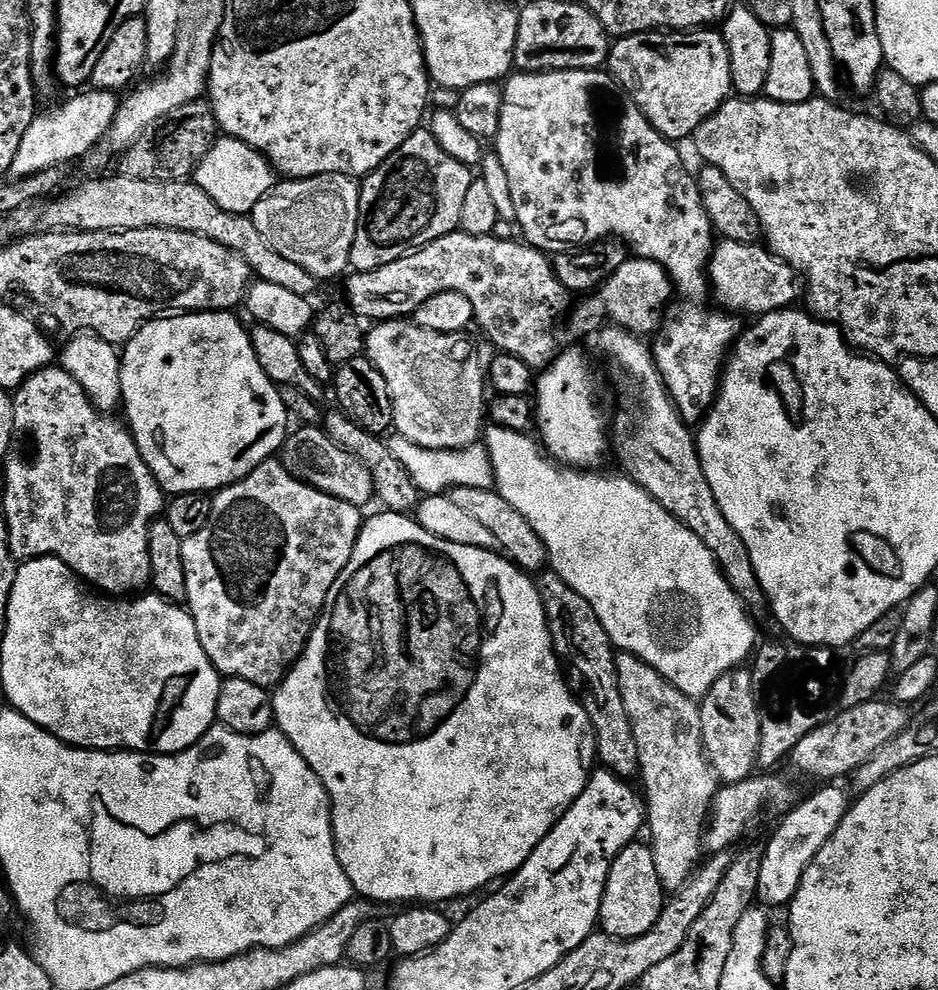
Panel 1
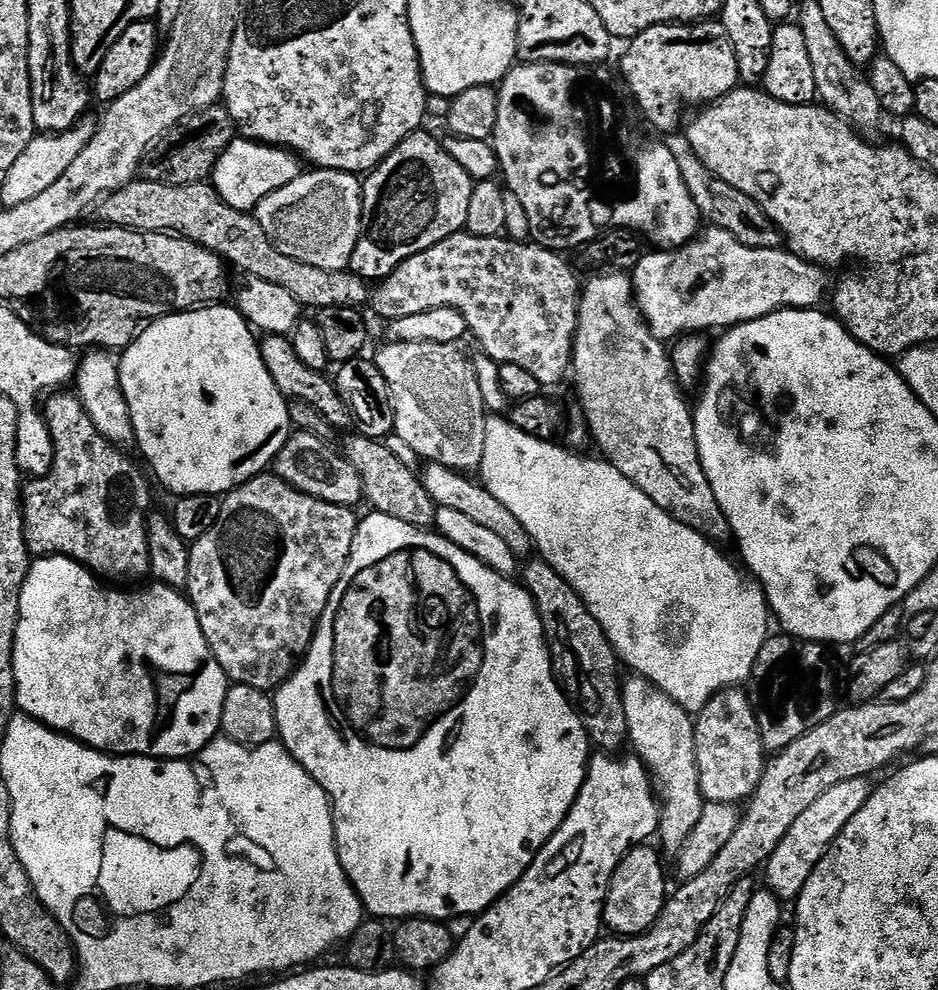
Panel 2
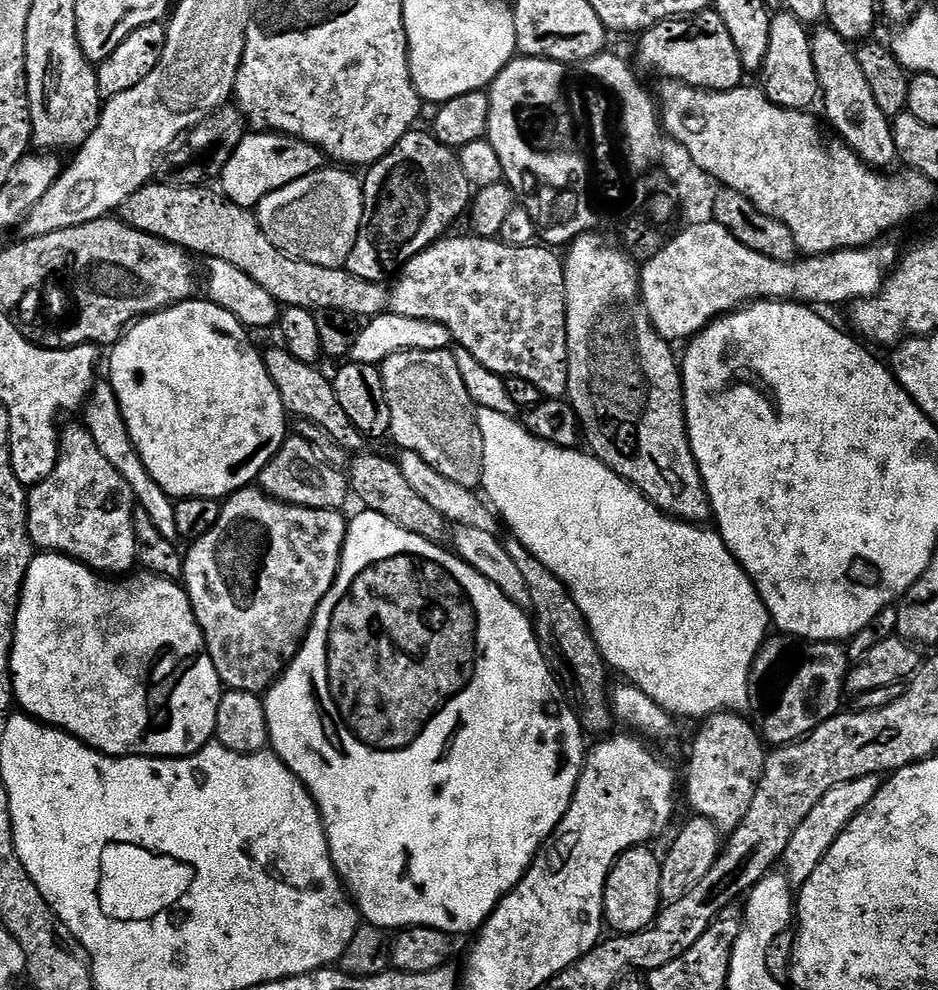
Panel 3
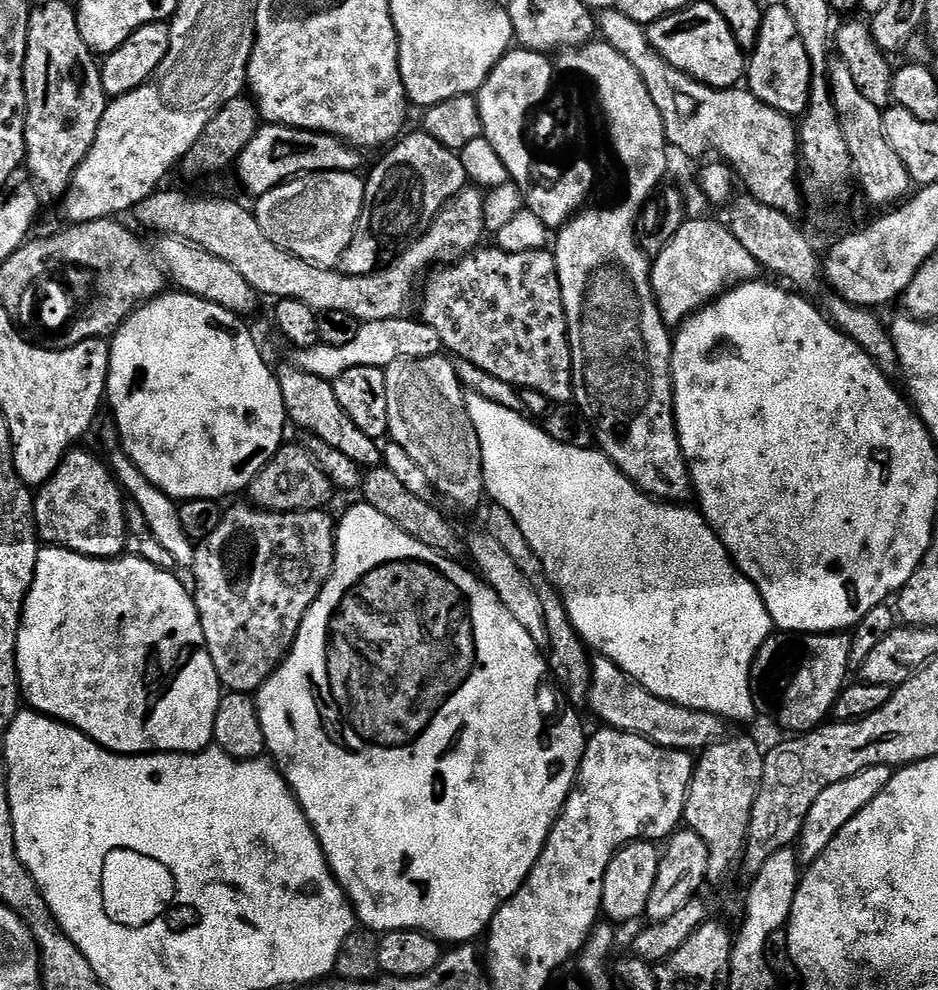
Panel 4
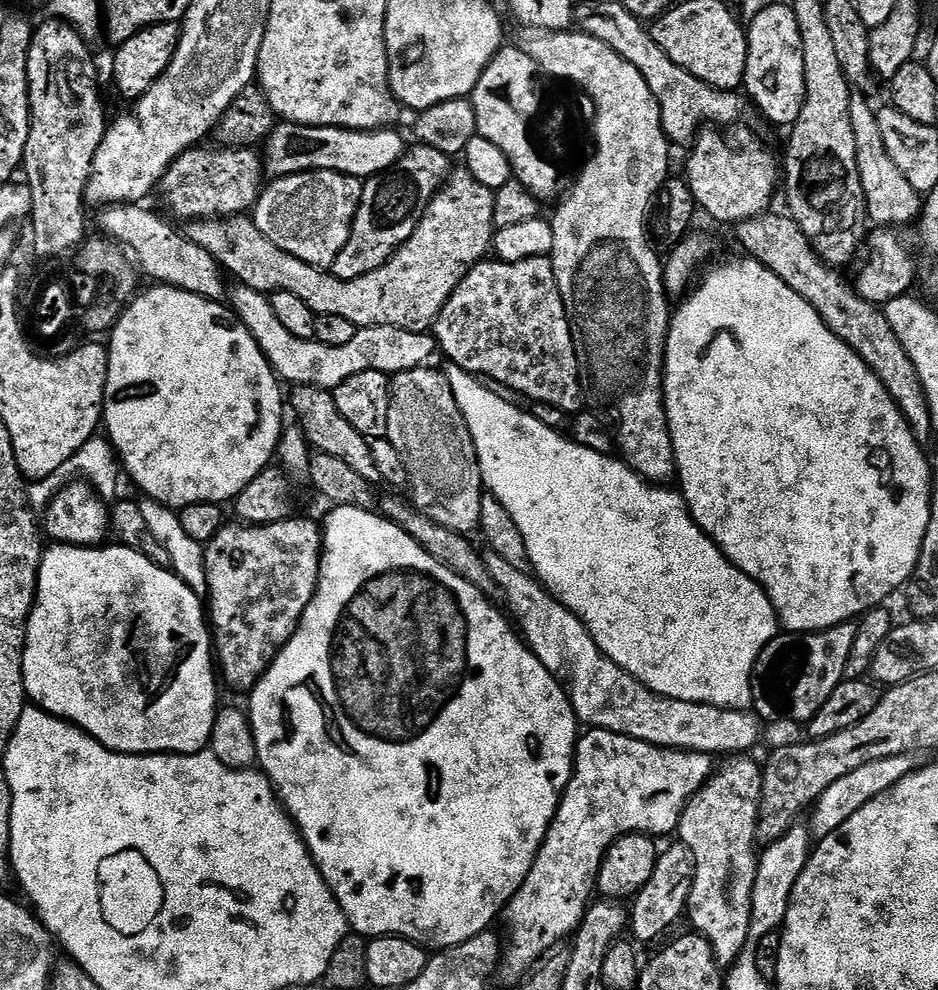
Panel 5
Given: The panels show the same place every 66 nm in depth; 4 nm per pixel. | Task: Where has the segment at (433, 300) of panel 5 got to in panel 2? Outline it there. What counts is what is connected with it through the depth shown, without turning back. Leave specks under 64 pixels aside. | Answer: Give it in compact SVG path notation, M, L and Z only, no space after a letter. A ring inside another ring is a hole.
M137 178L125 188L117 192L111 192L104 197L98 205L101 221L117 228L132 228L135 232L166 232L173 236L180 236L183 240L194 242L206 250L219 256L221 260L241 268L248 276L257 276L266 282L274 282L274 286L282 286L282 290L288 290L294 294L294 298L305 309L315 310L317 308L360 308L369 295L370 288L359 276L355 276L351 270L342 272L327 272L318 270L318 266L306 266L306 262L298 262L294 258L286 258L272 245L270 238L262 230L262 226L252 212L234 210L216 193L211 183L201 182L199 184L187 184L186 186L174 186L173 184L159 184L150 182L146 178Z

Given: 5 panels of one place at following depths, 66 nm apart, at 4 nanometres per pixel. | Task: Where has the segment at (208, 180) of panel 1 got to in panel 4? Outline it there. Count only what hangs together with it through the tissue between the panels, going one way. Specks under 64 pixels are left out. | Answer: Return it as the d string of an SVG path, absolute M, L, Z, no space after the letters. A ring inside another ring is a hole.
M265 123L250 138L250 146L242 150L240 159L234 165L234 172L240 175L240 184L259 198L274 190L287 180L297 176L309 176L311 172L355 172L361 171L365 153L351 144L325 132L311 132L305 128L291 128L285 124Z

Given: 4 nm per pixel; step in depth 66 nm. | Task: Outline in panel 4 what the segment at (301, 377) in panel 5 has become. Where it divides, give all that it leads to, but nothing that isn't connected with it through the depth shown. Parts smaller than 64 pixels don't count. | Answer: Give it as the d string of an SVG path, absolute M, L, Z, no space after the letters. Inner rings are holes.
M419 318L408 319L361 323L357 336L347 346L326 346L319 343L312 348L301 348L295 353L294 363L297 368L306 370L306 374L333 381L354 366L374 366L386 370L399 360L417 360L441 355L442 345L438 330L434 330L434 326Z

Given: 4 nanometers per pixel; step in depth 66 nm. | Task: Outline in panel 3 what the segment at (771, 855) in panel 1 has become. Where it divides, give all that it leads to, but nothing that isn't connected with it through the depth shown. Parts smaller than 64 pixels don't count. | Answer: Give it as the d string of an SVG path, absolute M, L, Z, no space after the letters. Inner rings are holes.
M866 775L839 784L818 800L817 806L802 820L784 851L782 868L794 888L799 888L809 880L810 875L817 869L818 862L829 852L830 846L844 832L845 826L873 800L881 783L879 777Z

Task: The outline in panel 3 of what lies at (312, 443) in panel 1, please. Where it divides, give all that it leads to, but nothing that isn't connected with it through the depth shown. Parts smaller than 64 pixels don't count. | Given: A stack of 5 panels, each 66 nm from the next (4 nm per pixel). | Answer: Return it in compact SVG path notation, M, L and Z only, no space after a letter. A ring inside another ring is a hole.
M292 434L285 439L284 445L270 458L258 477L259 487L275 500L287 504L297 504L307 508L343 509L350 500L350 481L341 469L330 466L301 436Z

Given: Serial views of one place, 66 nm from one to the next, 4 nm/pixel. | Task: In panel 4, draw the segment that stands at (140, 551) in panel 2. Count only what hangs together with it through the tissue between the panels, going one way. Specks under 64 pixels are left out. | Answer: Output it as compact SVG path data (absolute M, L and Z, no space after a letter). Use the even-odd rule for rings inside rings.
M80 451L69 452L54 475L35 493L36 530L45 545L68 548L92 559L114 559L125 551L128 544L128 527L124 517L126 496L107 463L88 452Z

